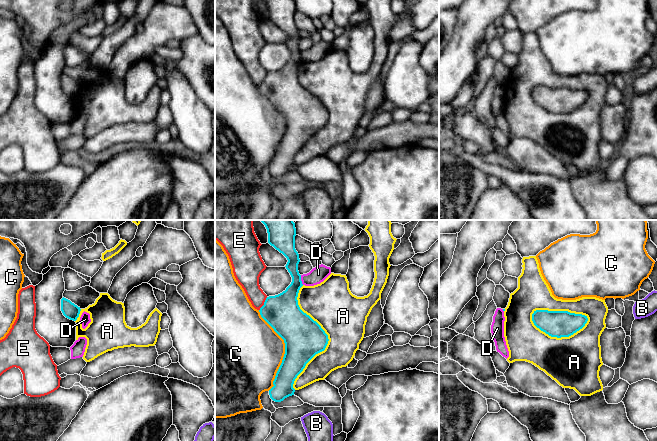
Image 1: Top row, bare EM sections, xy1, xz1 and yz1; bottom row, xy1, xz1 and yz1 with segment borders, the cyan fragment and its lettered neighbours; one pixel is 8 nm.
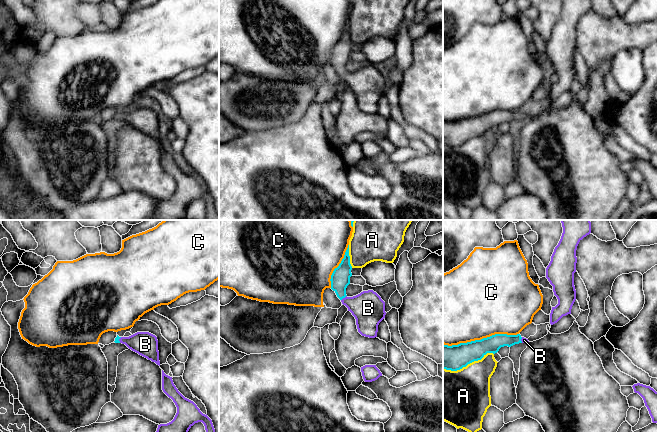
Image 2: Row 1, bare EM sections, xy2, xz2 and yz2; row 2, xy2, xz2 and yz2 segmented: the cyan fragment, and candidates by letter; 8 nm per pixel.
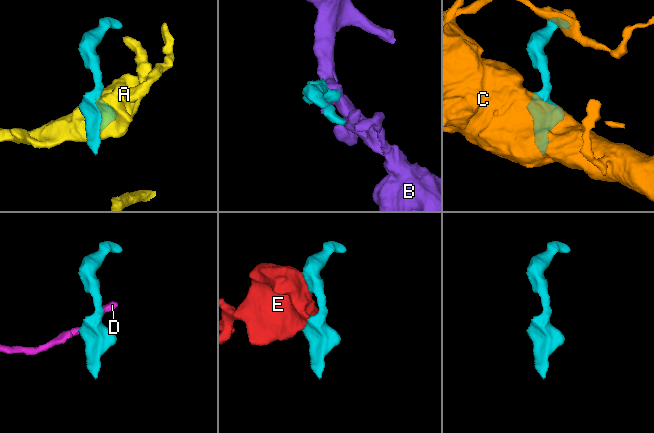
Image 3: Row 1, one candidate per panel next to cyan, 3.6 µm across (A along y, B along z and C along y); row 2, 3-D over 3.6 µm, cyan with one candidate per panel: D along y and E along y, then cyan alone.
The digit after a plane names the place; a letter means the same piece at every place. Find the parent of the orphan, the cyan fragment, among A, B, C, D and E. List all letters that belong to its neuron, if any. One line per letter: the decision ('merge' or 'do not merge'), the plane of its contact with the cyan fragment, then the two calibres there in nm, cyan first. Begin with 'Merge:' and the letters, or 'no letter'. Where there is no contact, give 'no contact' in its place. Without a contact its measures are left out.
Merge: B
A: do not merge | yz1 | 220/260 nm
B: merge | xz2 | 160/260 nm
C: do not merge | xz1 | 320/460 nm
D: do not merge | xz1 | 220/130 nm
E: do not merge | xz1 | 280/170 nm

